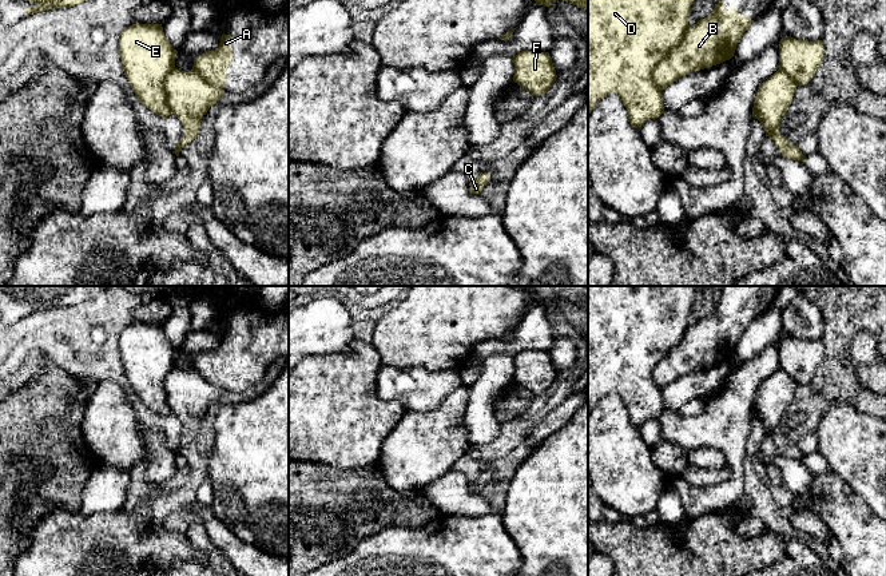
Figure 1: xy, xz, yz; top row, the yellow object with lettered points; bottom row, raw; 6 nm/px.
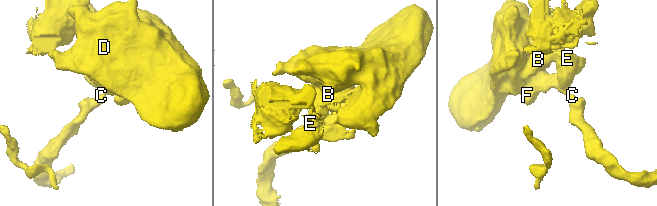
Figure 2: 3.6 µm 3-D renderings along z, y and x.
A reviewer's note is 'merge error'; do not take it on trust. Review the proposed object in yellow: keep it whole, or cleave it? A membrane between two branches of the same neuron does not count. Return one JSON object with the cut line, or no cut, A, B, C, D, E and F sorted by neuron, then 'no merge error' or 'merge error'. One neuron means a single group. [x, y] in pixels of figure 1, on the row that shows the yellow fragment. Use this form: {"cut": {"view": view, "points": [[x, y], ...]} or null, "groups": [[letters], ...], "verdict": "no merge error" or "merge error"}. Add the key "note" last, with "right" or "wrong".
{"cut": null, "groups": [["A", "B", "C", "D", "E", "F"]], "verdict": "no merge error", "note": "wrong"}

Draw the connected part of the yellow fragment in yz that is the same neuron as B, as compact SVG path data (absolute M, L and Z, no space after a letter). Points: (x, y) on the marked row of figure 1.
M588 0L588 115L604 96L616 94L621 98L627 108L631 124L640 128L647 120L657 119L664 112L661 91L666 87L690 72L720 64L734 56L738 43L754 20L738 13L734 9L735 4L731 5L732 8L730 11L726 11L723 0L719 0L718 5L707 17L700 19L696 24L690 27L688 17L692 1L694 0Z

